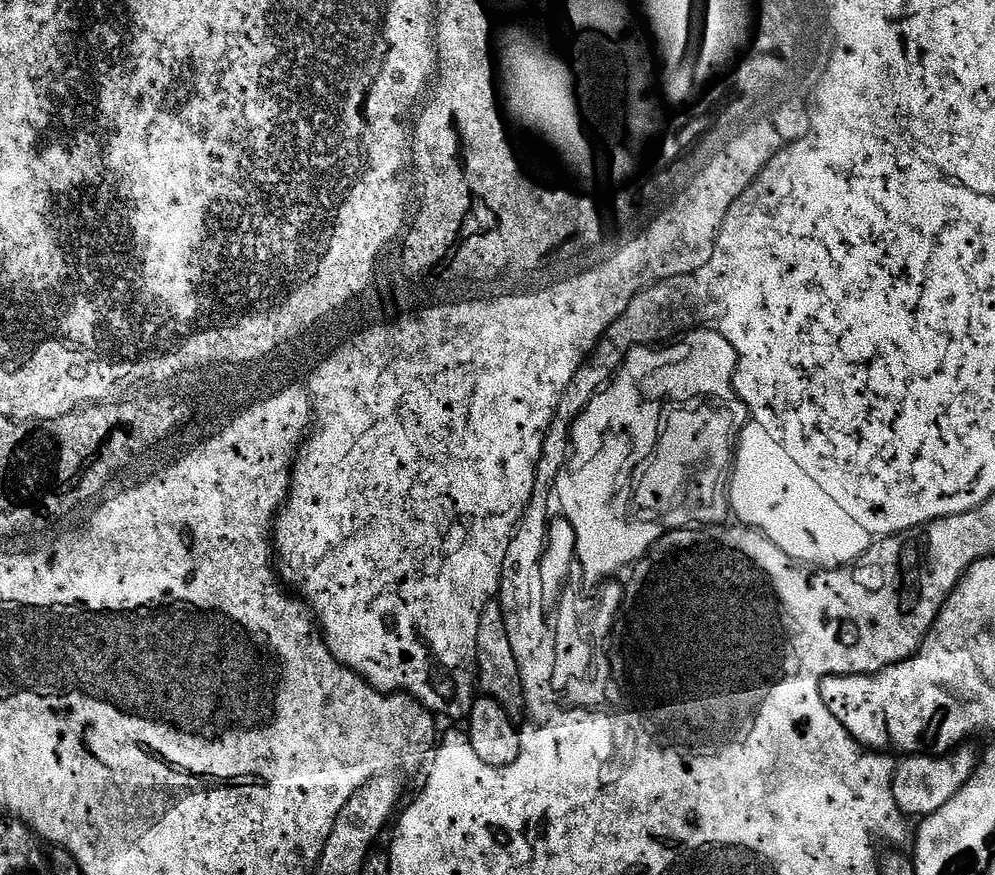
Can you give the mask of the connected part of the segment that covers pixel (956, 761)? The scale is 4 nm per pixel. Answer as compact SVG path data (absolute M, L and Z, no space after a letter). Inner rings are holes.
M961 746L947 754L908 754L903 757L904 760L895 765L892 773L892 794L894 802L905 817L923 818L934 814L939 808L944 806L958 792L969 777L972 776L972 771L977 763L977 755L972 754L966 746Z

